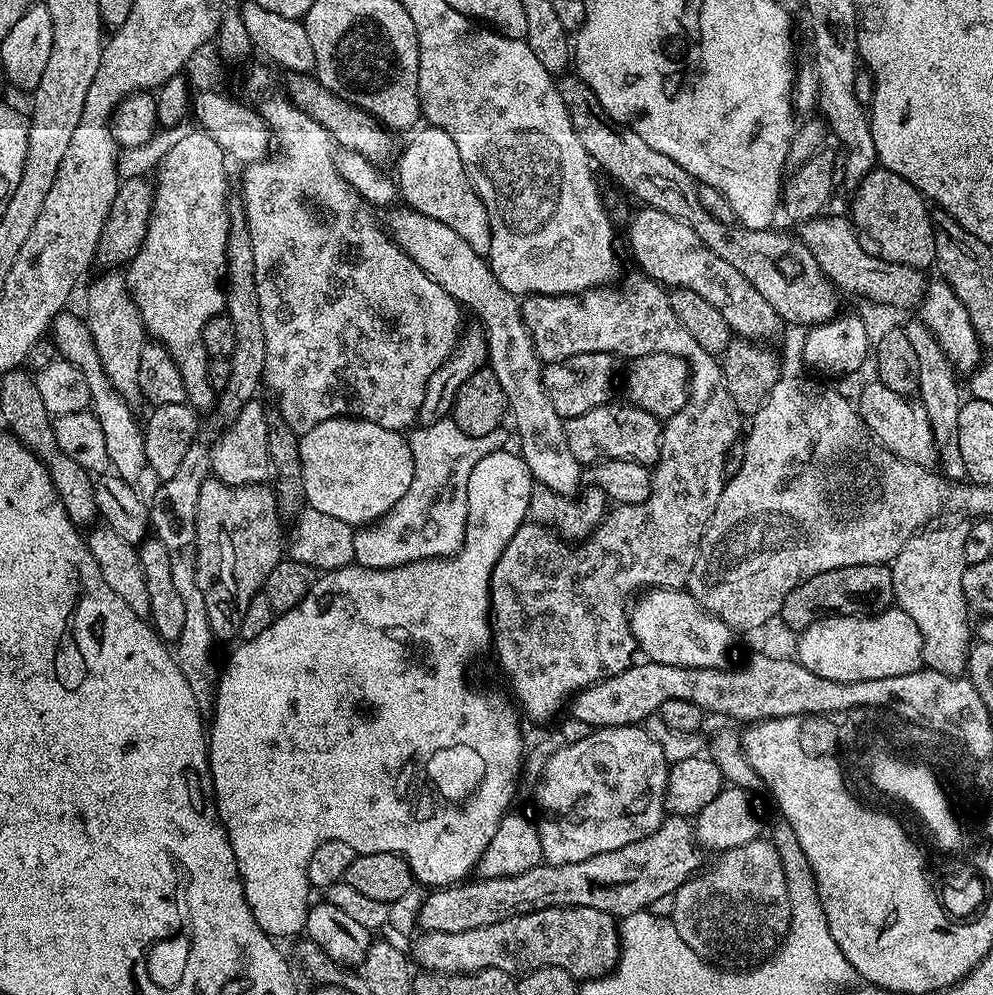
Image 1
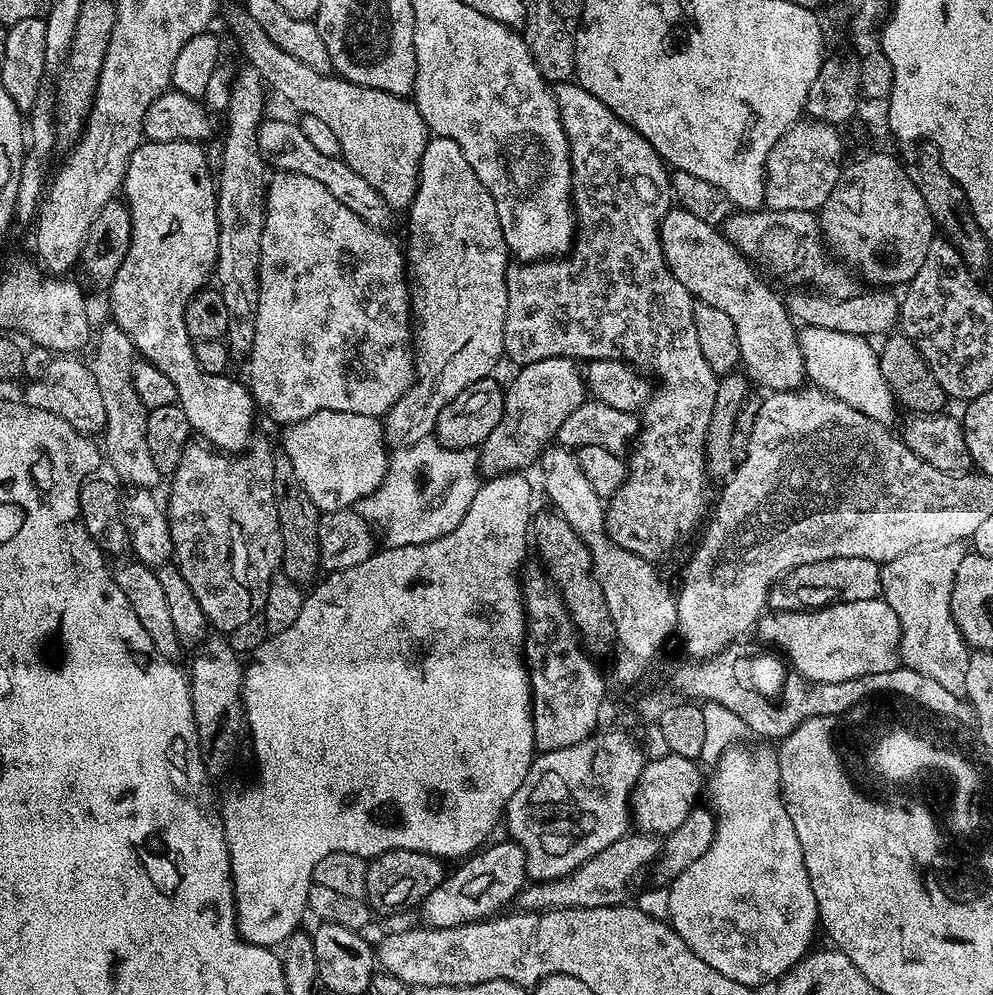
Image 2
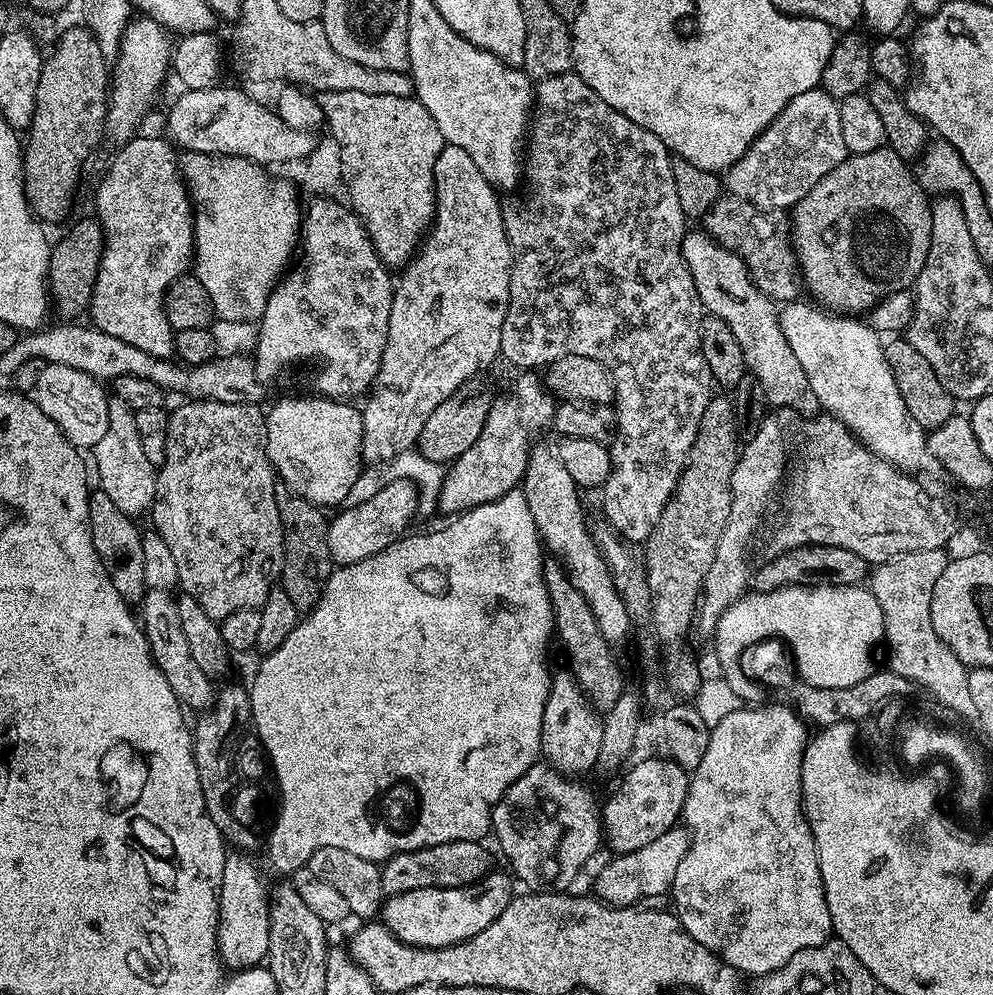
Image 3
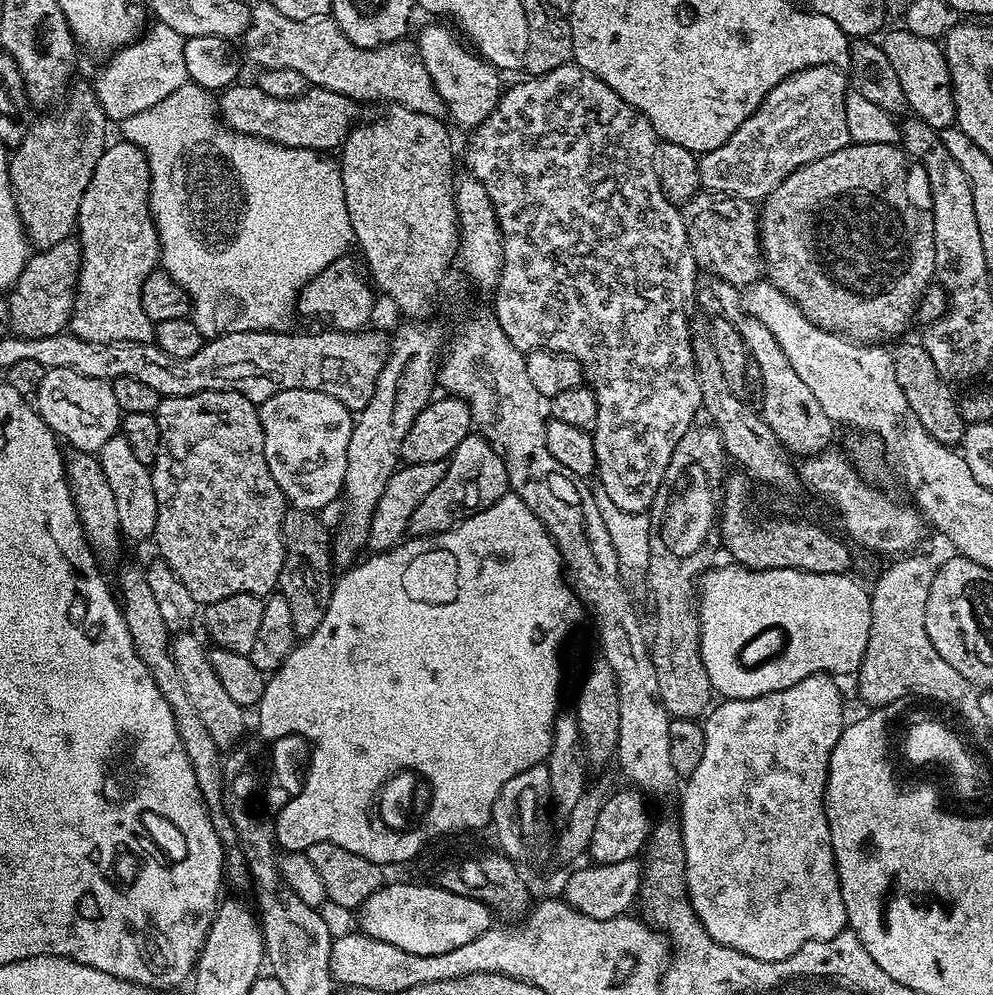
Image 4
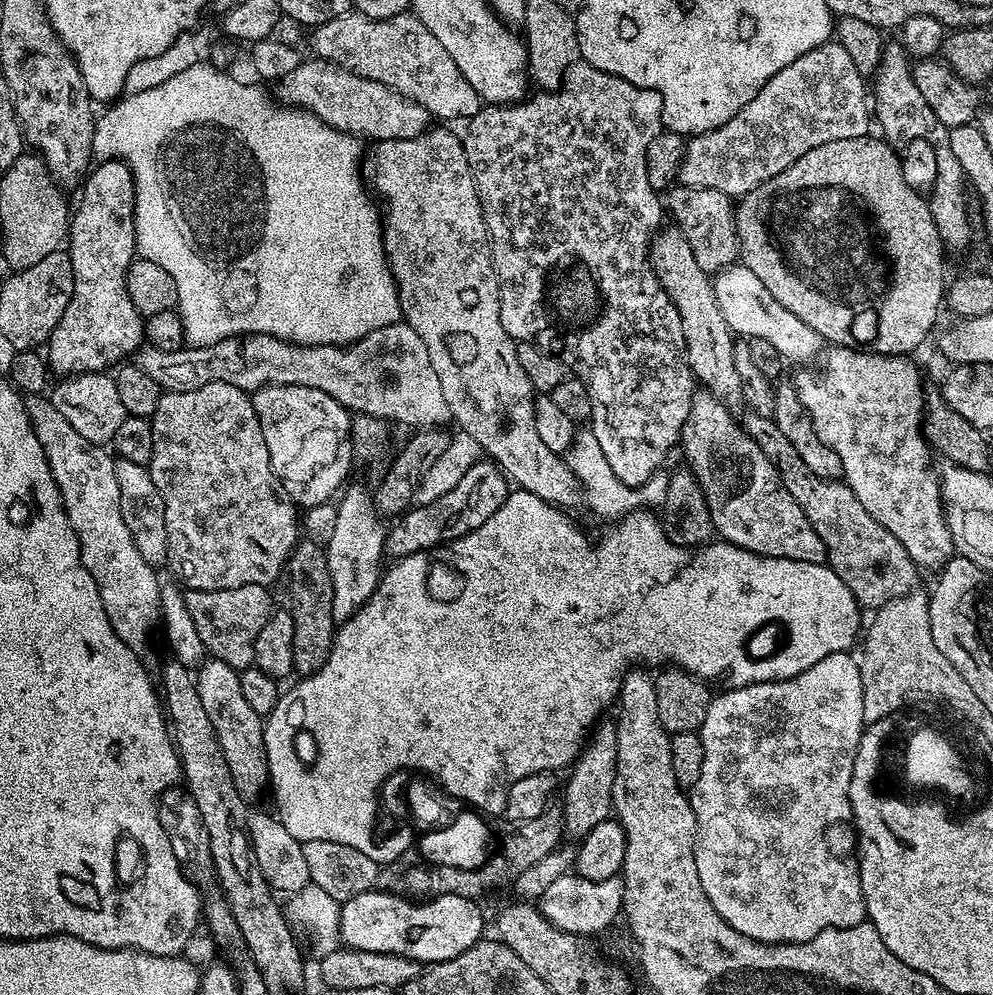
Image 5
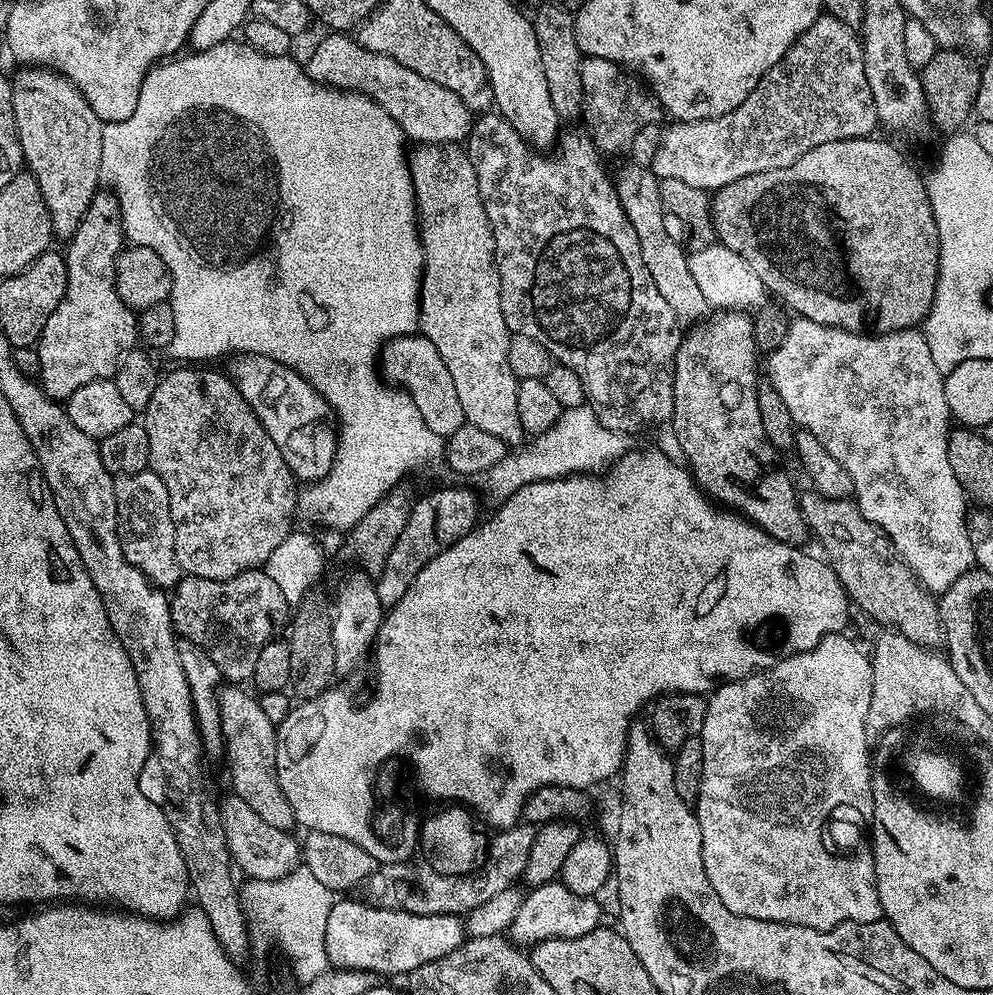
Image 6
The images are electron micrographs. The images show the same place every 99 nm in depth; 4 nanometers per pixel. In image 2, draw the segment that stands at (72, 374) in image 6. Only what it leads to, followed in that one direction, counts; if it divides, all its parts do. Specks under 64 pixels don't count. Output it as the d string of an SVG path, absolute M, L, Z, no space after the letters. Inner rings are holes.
M175 140L142 142L130 154L122 199L128 205L132 218L130 248L122 258L122 266L114 274L114 282L106 290L108 308L112 311L111 321L130 338L132 345L143 359L148 360L170 382L174 382L176 398L193 433L203 438L211 447L224 452L240 452L250 442L252 423L258 417L258 409L247 383L231 380L231 375L206 374L194 358L193 339L186 330L185 306L192 296L213 279L218 254L218 214L216 213L216 185L214 172L208 169L205 145L195 140Z

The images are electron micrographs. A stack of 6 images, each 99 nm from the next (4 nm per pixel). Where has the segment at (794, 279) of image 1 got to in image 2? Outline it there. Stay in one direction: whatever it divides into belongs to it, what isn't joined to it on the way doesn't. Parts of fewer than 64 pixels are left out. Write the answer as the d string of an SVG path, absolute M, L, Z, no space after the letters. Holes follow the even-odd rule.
M808 290L789 291L792 293L786 296L786 303L793 321L810 328L838 330L842 334L854 334L865 338L880 338L891 333L900 319L900 301L895 295L892 297L888 293L891 291L888 290L862 290L854 298L838 298L823 292L804 291Z

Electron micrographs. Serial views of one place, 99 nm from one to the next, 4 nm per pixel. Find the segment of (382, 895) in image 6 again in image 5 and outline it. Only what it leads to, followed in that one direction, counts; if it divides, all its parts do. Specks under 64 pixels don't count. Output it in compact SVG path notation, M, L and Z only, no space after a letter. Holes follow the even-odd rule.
M556 806L545 807L534 818L519 821L518 828L520 833L517 836L508 836L504 840L504 852L489 855L488 859L478 869L452 869L441 867L429 867L428 873L420 872L416 876L417 857L411 851L406 851L397 860L392 860L389 864L383 865L380 870L379 887L383 891L402 896L405 898L415 897L416 888L428 898L438 896L461 896L467 900L476 900L480 898L483 892L488 892L491 888L500 888L504 883L514 882L522 870L530 870L534 862L546 858L555 848L561 847L565 839L564 830L564 809ZM412 855L414 857L412 857Z

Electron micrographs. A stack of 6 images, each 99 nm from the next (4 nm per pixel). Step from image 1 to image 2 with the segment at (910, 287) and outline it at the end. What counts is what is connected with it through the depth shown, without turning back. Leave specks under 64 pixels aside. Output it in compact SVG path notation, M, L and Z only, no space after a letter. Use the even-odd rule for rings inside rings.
M767 206L759 210L736 210L723 223L722 231L757 269L765 273L768 271L773 276L773 281L781 280L784 284L792 284L788 286L813 284L808 286L817 292L838 298L854 298L862 291L862 281L855 271L847 264L841 264L824 247L824 237L820 235L816 212L774 210Z

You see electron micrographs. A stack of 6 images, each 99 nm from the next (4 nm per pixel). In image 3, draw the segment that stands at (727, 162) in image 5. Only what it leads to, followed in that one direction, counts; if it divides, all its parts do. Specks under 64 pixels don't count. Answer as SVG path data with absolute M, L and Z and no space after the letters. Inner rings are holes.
M820 86L798 94L786 106L786 110L782 110L782 114L778 114L778 118L774 118L774 122L770 122L770 126L766 126L764 133L748 147L744 157L727 169L722 180L727 195L737 200L745 200L756 208L765 210L776 210L772 208L791 210L795 208L796 203L818 181L826 178L826 174L830 174L830 170L834 170L834 166L847 160L850 155L846 148L845 139L842 138L839 108L838 100Z

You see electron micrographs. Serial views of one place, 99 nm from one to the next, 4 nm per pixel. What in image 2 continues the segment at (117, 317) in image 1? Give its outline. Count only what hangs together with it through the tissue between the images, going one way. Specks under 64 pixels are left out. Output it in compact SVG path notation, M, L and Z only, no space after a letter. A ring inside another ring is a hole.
M113 322L106 324L100 337L99 332L95 337L96 353L90 359L92 373L98 382L98 391L102 394L102 407L106 409L102 452L106 457L106 464L116 471L117 481L125 480L128 486L151 489L156 486L152 484L161 483L162 477L158 466L154 466L154 458L150 458L150 446L146 446L146 418L149 409L145 408L142 398L138 398L130 382L130 370L137 350L119 325Z

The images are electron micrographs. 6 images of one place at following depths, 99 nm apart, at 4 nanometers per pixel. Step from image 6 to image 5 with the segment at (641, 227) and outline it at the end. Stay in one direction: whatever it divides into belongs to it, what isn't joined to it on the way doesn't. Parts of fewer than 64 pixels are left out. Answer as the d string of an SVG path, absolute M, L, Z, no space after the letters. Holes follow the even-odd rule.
M675 226L665 227L657 231L650 241L648 263L652 265L654 274L666 290L670 302L680 315L682 334L686 342L688 367L697 381L700 380L705 389L717 398L736 396L740 390L740 375L734 370L734 333L729 328L726 318L722 318L722 310L718 306L718 298L712 289L714 280L709 273L698 266L694 258L694 250L690 250L690 242Z

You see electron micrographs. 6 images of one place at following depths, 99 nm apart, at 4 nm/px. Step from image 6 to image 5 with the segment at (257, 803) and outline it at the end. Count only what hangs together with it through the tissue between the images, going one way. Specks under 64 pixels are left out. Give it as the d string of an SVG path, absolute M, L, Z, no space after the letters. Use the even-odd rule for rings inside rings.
M205 659L196 672L196 685L206 715L214 722L214 734L218 734L218 742L222 742L222 754L226 754L234 786L244 795L245 801L252 802L270 784L268 755L264 749L264 720L242 696L240 672L226 662Z

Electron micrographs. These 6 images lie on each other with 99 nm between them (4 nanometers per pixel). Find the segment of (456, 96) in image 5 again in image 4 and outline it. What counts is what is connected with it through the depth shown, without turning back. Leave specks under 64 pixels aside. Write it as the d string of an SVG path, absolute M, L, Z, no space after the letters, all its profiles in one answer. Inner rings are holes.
M266 2L251 5L252 17L250 26L244 31L242 43L244 43L243 55L257 64L257 69L273 68L274 70L298 70L302 78L312 86L325 88L331 92L337 92L343 96L349 96L351 100L363 102L363 100L385 100L385 105L397 104L406 110L414 110L418 114L443 117L446 109L430 74L426 74L426 66L420 57L420 49L411 39L395 40L392 44L383 44L380 48L363 48L354 46L346 34L336 25L331 15L315 16L305 20L286 18L286 14L278 14L274 6Z

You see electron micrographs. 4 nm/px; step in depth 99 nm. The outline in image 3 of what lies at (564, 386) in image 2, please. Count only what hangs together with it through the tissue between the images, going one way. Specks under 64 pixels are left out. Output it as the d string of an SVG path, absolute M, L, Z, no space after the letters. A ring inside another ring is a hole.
M524 370L519 373L520 377L512 384L512 389L505 396L497 395L490 406L490 414L486 414L486 426L482 426L482 434L470 450L466 450L461 456L453 460L450 467L444 473L444 481L440 487L438 501L439 511L459 514L468 512L471 508L477 508L483 504L494 502L502 498L508 492L515 492L521 487L524 471L528 465L528 453L530 443L528 440L538 435L545 427L552 423L552 415L556 413L557 399L548 391L543 379L535 376L535 371Z

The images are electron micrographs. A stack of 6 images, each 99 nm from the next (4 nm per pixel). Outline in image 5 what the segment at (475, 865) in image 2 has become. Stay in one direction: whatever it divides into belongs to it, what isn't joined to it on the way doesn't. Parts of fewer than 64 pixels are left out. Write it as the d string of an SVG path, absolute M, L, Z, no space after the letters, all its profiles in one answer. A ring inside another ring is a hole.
M383 890L363 892L340 905L340 943L346 948L405 956L424 966L454 958L485 935L484 916L476 900L447 895L415 904L412 898L395 896Z

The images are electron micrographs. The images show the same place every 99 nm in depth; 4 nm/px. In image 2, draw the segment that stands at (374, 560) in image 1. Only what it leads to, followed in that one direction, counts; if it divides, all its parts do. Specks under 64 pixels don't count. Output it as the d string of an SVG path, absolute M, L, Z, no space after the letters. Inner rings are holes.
M432 436L422 438L413 444L396 446L388 457L388 473L384 480L368 496L361 498L354 510L369 525L375 526L384 535L383 543L389 548L398 546L414 546L434 542L462 522L466 518L466 510L470 510L470 502L480 489L482 480L478 475L478 456L471 448L447 448Z

